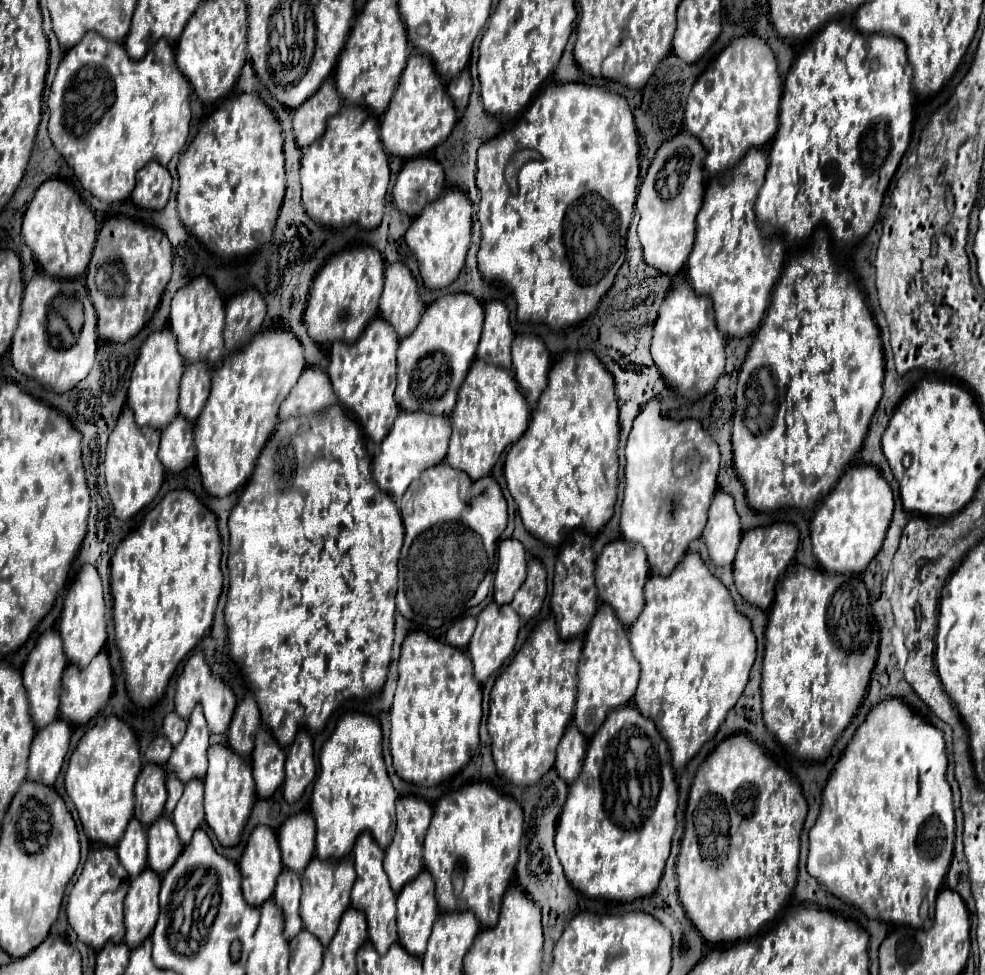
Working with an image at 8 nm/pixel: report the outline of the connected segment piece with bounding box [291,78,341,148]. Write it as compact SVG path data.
M325 80L323 86L297 110L293 110L293 132L299 148L307 148L327 128L327 120L341 110L341 96L335 90L333 80Z

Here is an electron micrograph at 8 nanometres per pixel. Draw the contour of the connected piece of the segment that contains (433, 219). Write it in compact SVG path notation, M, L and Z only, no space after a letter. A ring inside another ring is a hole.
M453 188L453 190L443 192L439 200L431 202L421 212L421 216L417 216L413 224L409 226L405 234L405 242L417 258L425 288L435 290L435 288L449 286L463 270L465 256L471 242L471 216L473 216L473 208L471 208L469 198L465 196L465 192Z

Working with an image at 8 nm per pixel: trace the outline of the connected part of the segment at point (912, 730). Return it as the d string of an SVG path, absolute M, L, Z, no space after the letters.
M897 698L885 700L877 704L867 720L857 728L851 744L847 746L845 754L837 762L833 774L827 780L827 786L823 790L823 806L821 814L815 822L815 826L809 832L809 860L807 860L807 870L811 876L819 880L819 884L825 886L825 890L843 900L845 904L857 906L867 918L899 924L899 926L911 926L911 928L931 928L935 920L935 898L941 892L947 868L953 858L953 844L955 844L955 818L953 818L953 798L951 798L951 788L945 778L947 770L947 756L945 756L945 742L943 742L943 732L933 728L927 720L915 716L907 704L903 704Z

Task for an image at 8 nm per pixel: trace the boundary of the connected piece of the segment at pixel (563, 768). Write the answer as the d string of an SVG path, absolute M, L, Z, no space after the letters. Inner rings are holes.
M571 724L557 746L557 760L555 760L555 770L559 772L559 776L563 776L563 780L567 780L567 784L573 784L575 776L579 776L585 750L587 740L575 728L575 724Z

